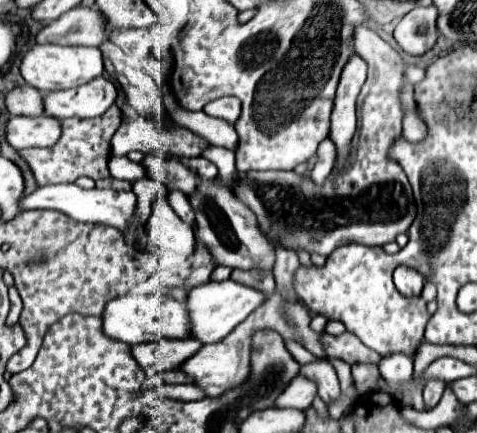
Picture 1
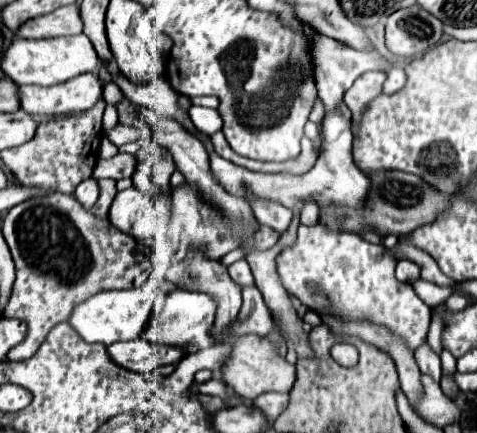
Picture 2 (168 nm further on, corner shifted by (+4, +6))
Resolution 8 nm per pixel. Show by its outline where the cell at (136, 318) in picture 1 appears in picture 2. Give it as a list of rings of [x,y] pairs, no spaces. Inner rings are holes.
[[[125,289],[125,291],[101,291],[91,299],[79,303],[71,317],[69,325],[79,333],[79,337],[87,343],[103,343],[111,345],[115,341],[129,341],[137,339],[145,329],[145,323],[153,315],[157,295],[149,289]]]

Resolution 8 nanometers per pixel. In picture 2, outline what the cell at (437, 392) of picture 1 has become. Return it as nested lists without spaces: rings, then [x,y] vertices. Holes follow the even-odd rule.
[[[427,341],[417,347],[415,359],[417,359],[419,369],[421,369],[423,373],[431,375],[435,381],[441,379],[441,361],[439,361],[439,355],[433,353],[433,349],[427,345]]]

